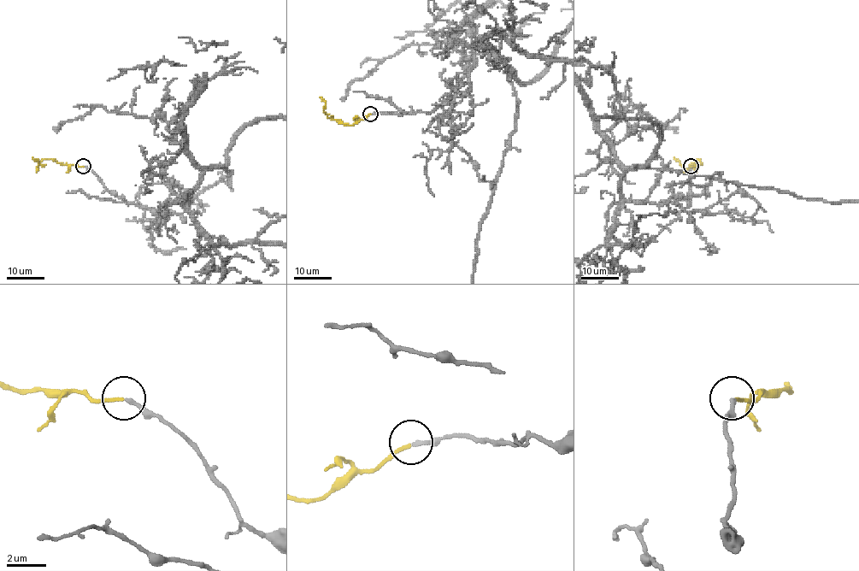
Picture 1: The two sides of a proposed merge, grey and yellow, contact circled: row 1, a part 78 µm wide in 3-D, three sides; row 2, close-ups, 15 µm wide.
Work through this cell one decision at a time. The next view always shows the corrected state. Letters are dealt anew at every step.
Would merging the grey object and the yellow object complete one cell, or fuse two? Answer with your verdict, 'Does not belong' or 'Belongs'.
Belongs

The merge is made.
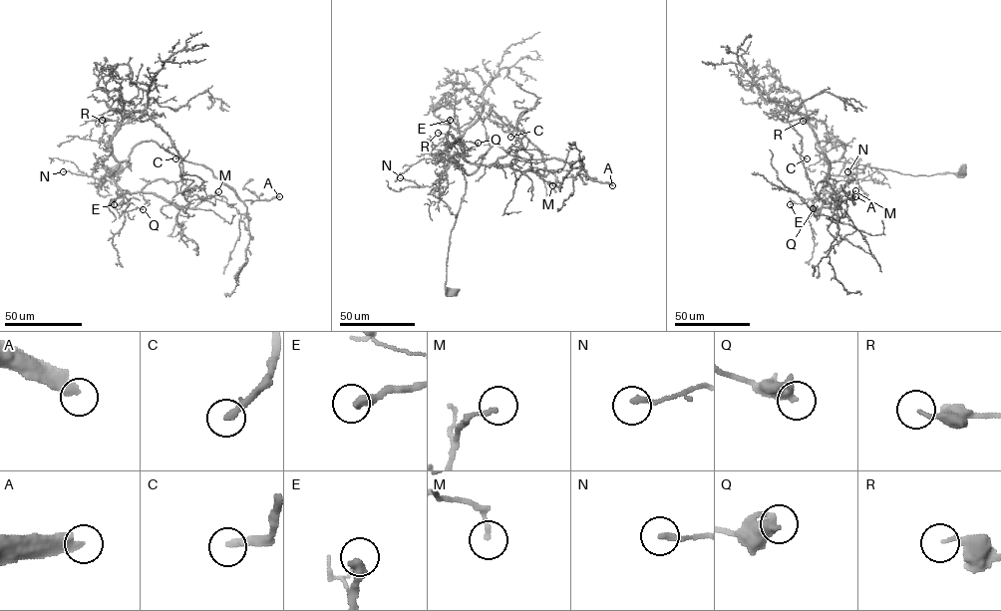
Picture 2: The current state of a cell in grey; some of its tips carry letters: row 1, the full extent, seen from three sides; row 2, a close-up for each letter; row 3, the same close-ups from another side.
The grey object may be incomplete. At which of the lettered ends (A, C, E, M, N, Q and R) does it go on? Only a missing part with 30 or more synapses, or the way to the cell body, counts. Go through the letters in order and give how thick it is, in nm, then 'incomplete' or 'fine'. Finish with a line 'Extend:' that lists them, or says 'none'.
A: calibre 380 nm; incomplete
C: calibre 280 nm; incomplete
E: calibre 380 nm; fine
M: calibre 150 nm; fine
N: calibre 240 nm; fine
Q: calibre 550 nm; fine
R: calibre 130 nm; fine
Extend: A, C

